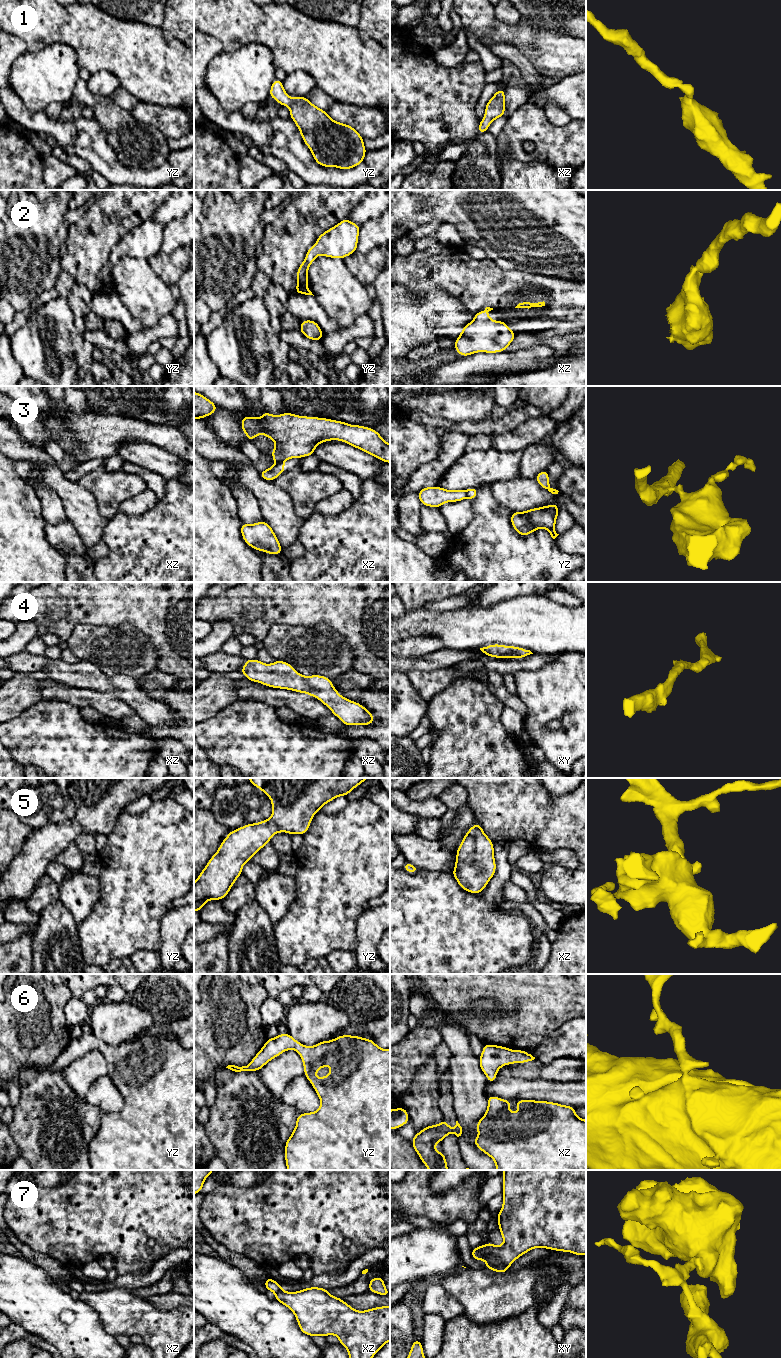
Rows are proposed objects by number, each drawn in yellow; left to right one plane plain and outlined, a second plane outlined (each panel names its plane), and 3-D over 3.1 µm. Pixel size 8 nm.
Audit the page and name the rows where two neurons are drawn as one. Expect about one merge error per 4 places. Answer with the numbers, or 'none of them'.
3, 7

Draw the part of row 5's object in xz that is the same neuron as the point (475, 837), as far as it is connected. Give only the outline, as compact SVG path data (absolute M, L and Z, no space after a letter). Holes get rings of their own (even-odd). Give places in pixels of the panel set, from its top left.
M476 822L465 834L456 851L452 875L465 891L478 894L496 873L494 845Z

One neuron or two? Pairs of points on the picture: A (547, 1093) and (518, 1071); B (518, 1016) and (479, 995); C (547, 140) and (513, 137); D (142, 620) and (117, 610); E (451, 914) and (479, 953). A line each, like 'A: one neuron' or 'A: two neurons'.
A: two neurons
B: one neuron
C: one neuron
D: one neuron
E: one neuron

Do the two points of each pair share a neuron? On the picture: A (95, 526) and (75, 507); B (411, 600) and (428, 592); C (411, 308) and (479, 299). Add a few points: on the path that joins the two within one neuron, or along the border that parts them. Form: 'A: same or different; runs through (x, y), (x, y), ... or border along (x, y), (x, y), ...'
A: same; runs through (90, 521), (80, 511)
B: same; runs through (415, 596), (419, 592), (424, 592)
C: different; border along (440, 289), (455, 297), (469, 312), (474, 314)

